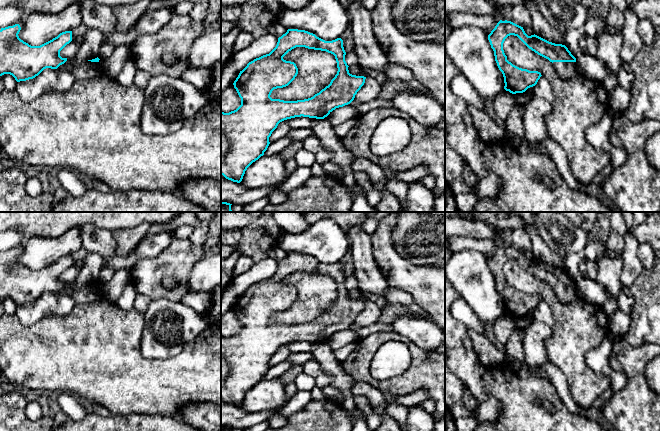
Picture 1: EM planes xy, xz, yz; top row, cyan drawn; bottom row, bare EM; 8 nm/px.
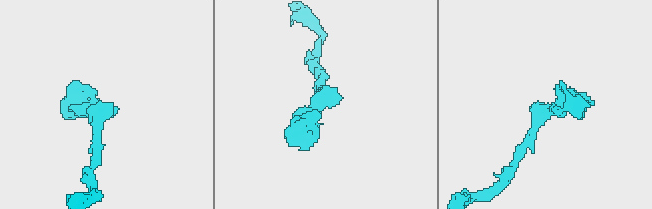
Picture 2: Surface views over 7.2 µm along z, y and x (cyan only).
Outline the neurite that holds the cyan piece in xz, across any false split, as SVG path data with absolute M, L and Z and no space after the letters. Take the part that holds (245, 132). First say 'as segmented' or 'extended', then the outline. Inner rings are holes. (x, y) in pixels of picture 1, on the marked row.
as segmented | M288 29L278 38L276 47L269 54L249 62L233 83L241 98L241 105L229 113L221 112L221 175L228 180L240 183L247 168L264 155L270 144L269 137L280 122L301 116L324 119L336 108L350 104L364 85L366 77L349 73L345 55L341 38L325 41L305 30ZM296 47L333 54L337 62L337 74L328 86L311 98L297 101L272 99L270 95L274 89L288 86L298 74L296 64L283 59Z

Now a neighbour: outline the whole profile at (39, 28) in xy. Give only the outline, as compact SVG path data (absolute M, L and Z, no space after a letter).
M80 4L66 7L61 12L31 13L24 20L24 27L18 36L31 46L40 46L60 33L73 31L81 22Z

